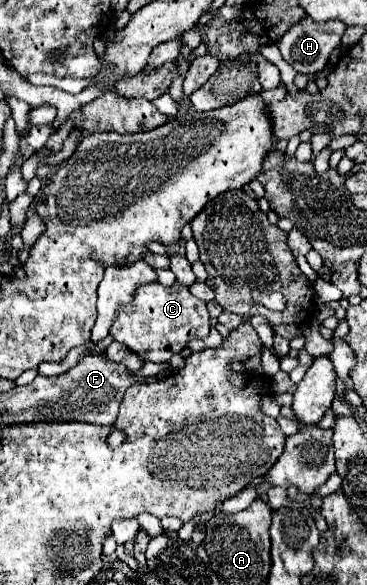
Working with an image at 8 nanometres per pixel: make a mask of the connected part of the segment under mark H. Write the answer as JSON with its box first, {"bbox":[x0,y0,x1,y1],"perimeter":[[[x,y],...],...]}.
{"bbox":[278,17,346,75],"perimeter":[[[304,17],[278,39],[278,49],[298,73],[314,75],[326,67],[332,51],[340,47],[344,33],[346,23],[342,21],[318,23]]]}

